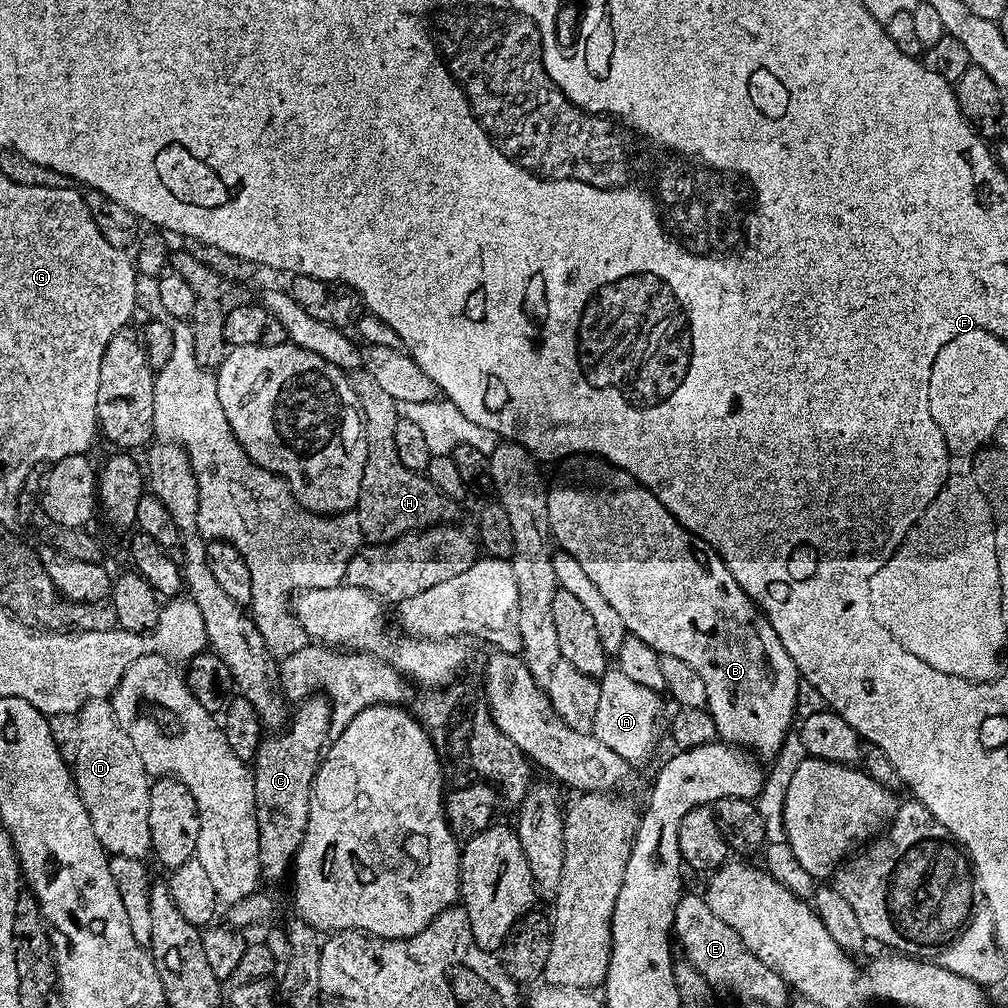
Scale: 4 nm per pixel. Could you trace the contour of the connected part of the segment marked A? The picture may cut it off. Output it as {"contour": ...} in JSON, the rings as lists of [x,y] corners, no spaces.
{"contour":[[[615,666],[609,667],[599,681],[598,710],[594,710],[592,732],[626,761],[646,759],[656,744],[656,731],[660,728],[661,697],[654,690],[646,690],[646,686],[638,686],[638,682],[626,678]]]}

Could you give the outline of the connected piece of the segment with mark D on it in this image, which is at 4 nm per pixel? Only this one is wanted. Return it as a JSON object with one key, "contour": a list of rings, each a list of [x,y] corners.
{"contour":[[[90,700],[78,713],[78,758],[74,765],[76,789],[90,814],[90,826],[109,857],[147,857],[152,850],[150,842],[150,777],[134,750],[134,742],[126,738],[119,722],[114,718],[112,705],[108,700]]]}

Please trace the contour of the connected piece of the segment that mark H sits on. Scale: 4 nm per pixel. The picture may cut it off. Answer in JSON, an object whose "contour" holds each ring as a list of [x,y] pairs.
{"contour":[[[363,370],[351,373],[352,389],[360,404],[366,434],[366,466],[362,470],[360,493],[356,499],[354,519],[361,537],[368,544],[387,544],[409,530],[419,530],[447,521],[450,502],[432,485],[427,475],[411,472],[402,466],[394,446],[394,426],[402,418],[396,400],[386,394],[385,388]]]}

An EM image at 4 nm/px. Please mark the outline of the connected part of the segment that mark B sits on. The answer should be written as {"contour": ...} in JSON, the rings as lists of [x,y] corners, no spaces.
{"contour":[[[596,458],[581,460],[584,461],[581,464],[574,465],[569,470],[568,477],[561,484],[555,485],[553,483],[549,487],[548,513],[550,514],[553,541],[563,551],[570,553],[574,558],[578,558],[582,570],[586,570],[586,574],[594,581],[594,586],[598,586],[598,590],[602,590],[606,602],[610,602],[610,606],[614,606],[614,610],[618,610],[618,615],[622,617],[622,622],[628,627],[631,635],[642,638],[642,642],[646,642],[661,656],[673,656],[674,658],[682,658],[682,662],[690,662],[690,666],[694,666],[694,670],[698,670],[698,674],[702,674],[702,683],[706,686],[706,698],[708,699],[706,707],[709,714],[714,718],[716,735],[723,743],[733,745],[740,750],[747,750],[757,757],[775,757],[789,729],[793,727],[792,715],[796,712],[796,699],[800,696],[800,688],[802,689],[800,671],[794,666],[790,654],[786,654],[786,646],[782,646],[782,638],[778,638],[774,626],[770,626],[768,617],[745,594],[742,586],[738,586],[738,582],[734,582],[734,574],[730,574],[726,562],[716,553],[716,549],[710,547],[699,536],[682,527],[672,517],[670,510],[666,510],[666,506],[662,506],[662,502],[658,502],[658,498],[649,488],[644,487],[643,484],[637,484],[635,478],[628,472],[624,472],[607,462],[601,462]]]}

